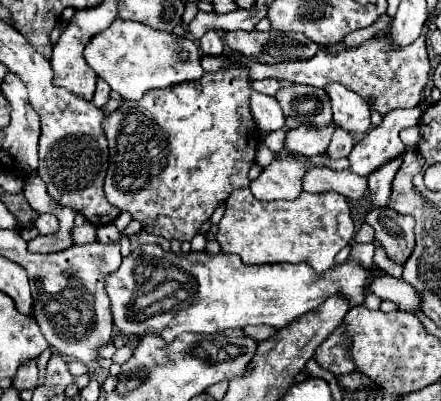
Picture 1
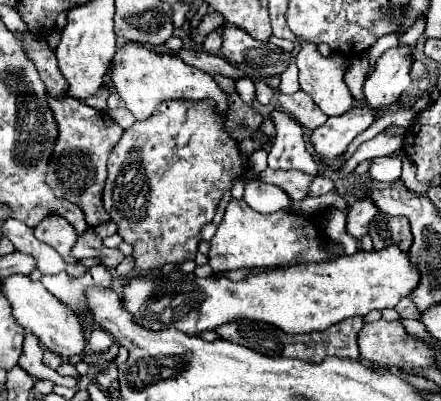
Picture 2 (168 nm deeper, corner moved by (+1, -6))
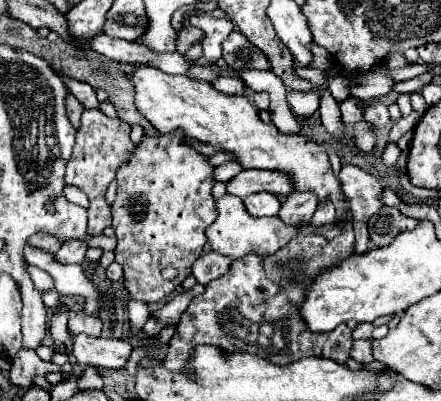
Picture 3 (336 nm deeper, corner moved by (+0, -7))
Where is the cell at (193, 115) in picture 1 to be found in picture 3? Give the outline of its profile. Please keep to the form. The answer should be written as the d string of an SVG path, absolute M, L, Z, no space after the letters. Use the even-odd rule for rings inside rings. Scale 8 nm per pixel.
M143 135L141 143L131 151L129 161L125 161L117 169L117 197L111 205L113 227L117 237L115 261L123 267L123 285L131 293L131 297L141 299L145 303L159 301L167 297L187 275L191 275L193 263L203 253L203 245L207 243L205 229L215 221L217 209L211 189L215 185L213 179L215 165L209 163L207 155L201 155L185 141L185 135ZM173 265L177 275L173 279L163 277L163 269Z

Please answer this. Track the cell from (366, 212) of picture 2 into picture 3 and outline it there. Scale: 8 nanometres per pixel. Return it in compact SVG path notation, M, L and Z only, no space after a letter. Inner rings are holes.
M333 223L321 229L305 227L287 247L279 249L277 255L247 255L237 263L233 261L229 271L209 283L205 293L197 295L181 315L177 335L169 341L165 367L169 371L181 369L189 349L199 343L219 345L227 351L253 353L275 365L287 365L303 357L327 357L345 363L353 345L351 329L339 325L331 333L311 333L307 325L301 323L299 305L309 279L313 279L317 271L353 255L353 243L355 235L351 223Z

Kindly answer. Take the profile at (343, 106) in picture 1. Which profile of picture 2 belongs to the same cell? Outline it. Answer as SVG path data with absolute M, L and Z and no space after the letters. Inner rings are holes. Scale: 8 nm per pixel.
M298 38L298 44L300 44L300 50L298 50L296 60L300 68L300 90L304 90L318 104L318 108L328 116L340 116L346 110L350 110L354 106L354 98L342 80L342 72L348 60L340 54L332 54L330 58L324 58L318 52L318 46L314 42L306 42L302 38Z

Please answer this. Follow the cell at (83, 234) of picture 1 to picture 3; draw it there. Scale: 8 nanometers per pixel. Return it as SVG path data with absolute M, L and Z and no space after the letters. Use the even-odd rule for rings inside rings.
M37 233L37 235L31 235L29 237L29 245L33 247L39 247L39 249L45 249L49 253L57 253L59 247L63 245L63 241L59 241L55 235L51 233Z

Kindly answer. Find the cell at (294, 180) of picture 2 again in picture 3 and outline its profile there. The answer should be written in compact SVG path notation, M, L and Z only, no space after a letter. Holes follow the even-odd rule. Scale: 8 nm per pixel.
M253 169L253 171L241 171L237 177L233 177L227 183L227 193L237 195L241 199L259 191L269 191L275 195L289 197L293 193L293 179L289 179L289 175L281 171Z

